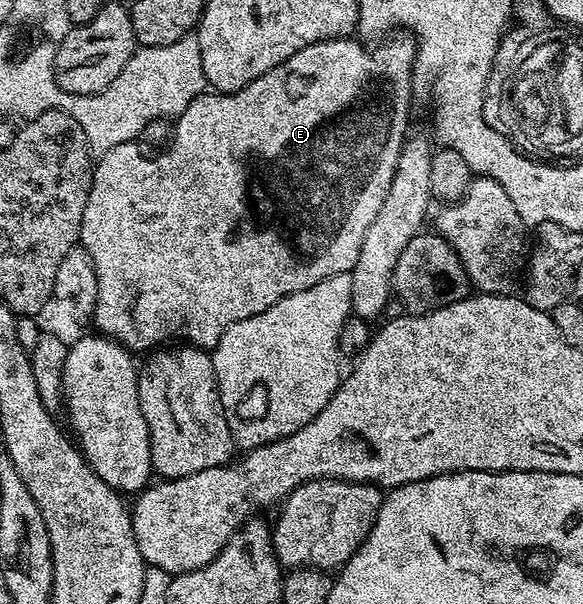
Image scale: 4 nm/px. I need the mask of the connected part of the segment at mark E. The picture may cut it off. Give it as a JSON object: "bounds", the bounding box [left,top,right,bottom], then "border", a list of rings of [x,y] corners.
{"bounds":[79,32,416,352],"border":[[[396,32],[385,42],[380,42],[377,46],[363,46],[360,42],[355,42],[355,37],[347,38],[331,38],[325,42],[315,42],[306,48],[302,48],[298,52],[294,52],[294,56],[290,56],[282,64],[278,64],[278,68],[270,68],[270,72],[266,72],[262,76],[258,76],[258,80],[254,80],[246,88],[242,88],[233,94],[221,94],[219,92],[205,92],[198,95],[190,105],[175,119],[174,125],[171,127],[171,139],[167,143],[165,154],[156,152],[151,158],[148,154],[143,154],[139,141],[131,141],[128,143],[118,144],[117,147],[110,148],[105,154],[99,155],[95,159],[94,169],[92,172],[92,183],[90,184],[90,196],[86,200],[86,212],[82,212],[82,228],[80,229],[79,245],[84,246],[86,253],[92,257],[92,270],[96,273],[96,326],[101,335],[112,339],[113,342],[119,342],[130,352],[136,350],[144,350],[143,352],[152,352],[157,348],[163,347],[167,338],[176,338],[172,340],[183,340],[185,343],[201,348],[214,348],[220,346],[220,338],[226,332],[226,328],[230,328],[230,324],[238,324],[238,320],[246,320],[250,316],[258,316],[258,312],[266,312],[266,308],[270,308],[274,304],[278,304],[278,300],[282,300],[286,296],[290,296],[294,292],[302,292],[306,288],[310,288],[314,284],[318,284],[322,280],[326,280],[330,276],[338,276],[339,274],[347,274],[352,271],[354,264],[358,264],[358,254],[362,252],[362,239],[366,236],[366,228],[370,228],[370,224],[374,224],[374,216],[378,216],[378,208],[382,208],[382,200],[386,200],[386,192],[390,192],[390,180],[394,180],[394,172],[398,164],[398,156],[400,149],[404,143],[406,135],[409,133],[408,112],[412,108],[412,94],[414,95],[414,87],[412,85],[412,68],[416,59],[416,39],[408,32]]]}

